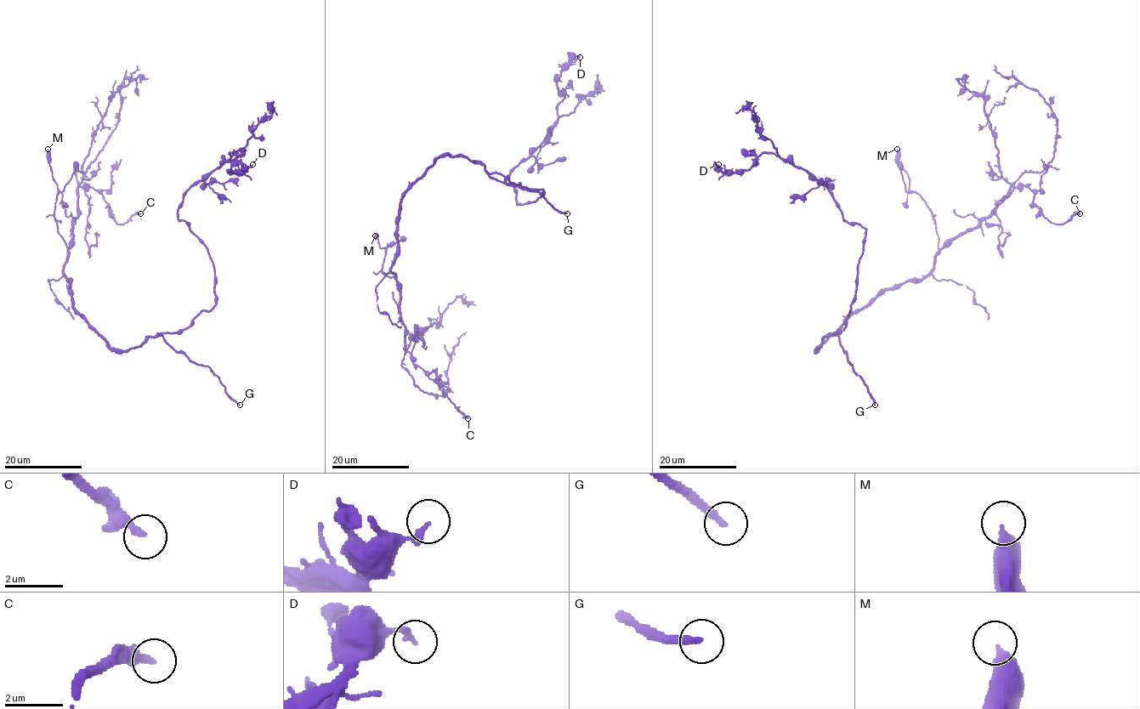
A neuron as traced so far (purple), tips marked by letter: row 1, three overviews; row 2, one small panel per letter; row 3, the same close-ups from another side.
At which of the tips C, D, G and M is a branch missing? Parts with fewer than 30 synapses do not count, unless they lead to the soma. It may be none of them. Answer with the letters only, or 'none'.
G

